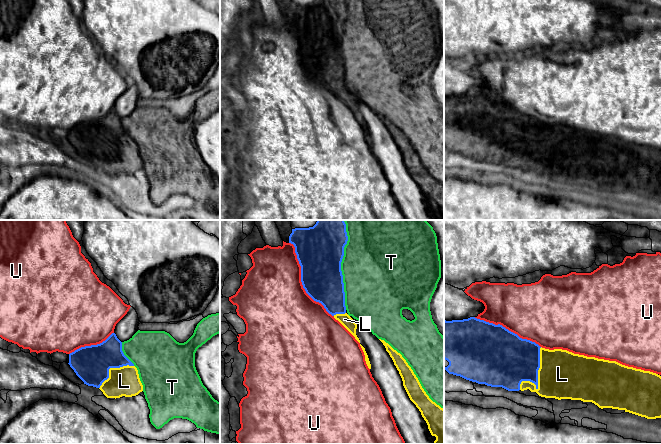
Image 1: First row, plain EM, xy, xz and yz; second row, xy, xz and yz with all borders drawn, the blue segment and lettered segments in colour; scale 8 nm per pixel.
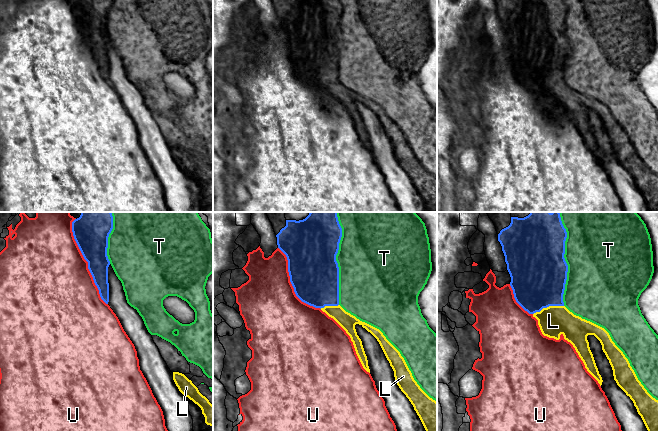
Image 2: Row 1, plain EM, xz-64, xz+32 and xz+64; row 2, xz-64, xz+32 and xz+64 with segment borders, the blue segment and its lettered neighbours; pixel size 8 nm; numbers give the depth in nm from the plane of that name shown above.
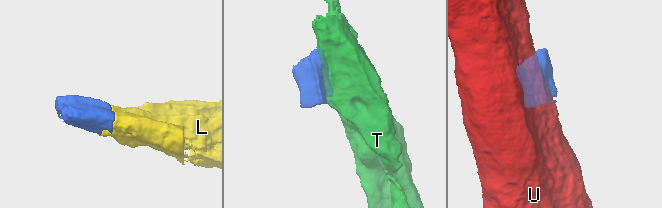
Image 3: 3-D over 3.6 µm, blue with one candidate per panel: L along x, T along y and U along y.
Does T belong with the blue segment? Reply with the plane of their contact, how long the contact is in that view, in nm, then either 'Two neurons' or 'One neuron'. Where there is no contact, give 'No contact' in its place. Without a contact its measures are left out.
Touches blue in xz. Shared border 700 nm. Two neurons

